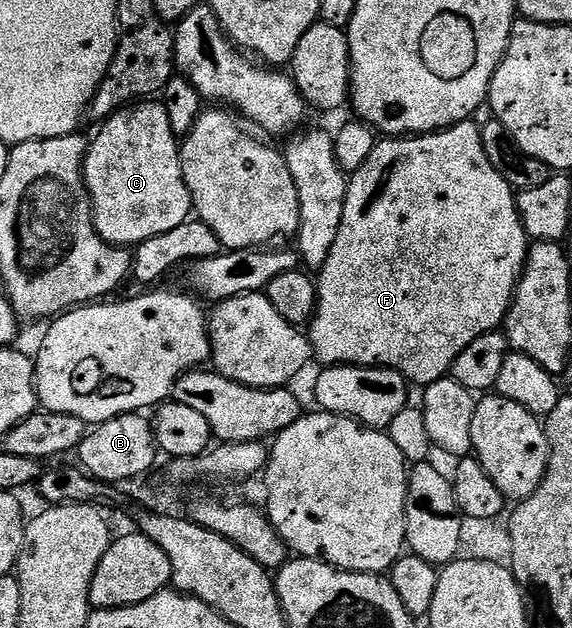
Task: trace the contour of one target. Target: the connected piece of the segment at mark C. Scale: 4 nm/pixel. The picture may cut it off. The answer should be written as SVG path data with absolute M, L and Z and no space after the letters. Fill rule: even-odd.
M139 101L134 105L128 105L115 114L110 115L107 119L102 120L99 132L87 144L87 153L83 157L81 164L81 174L83 177L83 185L87 188L87 198L91 200L91 219L95 222L95 231L106 243L114 243L115 246L124 249L130 248L132 245L138 245L149 241L149 237L157 237L161 233L169 233L169 229L177 229L177 225L188 222L192 218L193 208L191 206L191 194L185 185L185 177L181 169L181 161L179 153L181 143L177 136L173 133L173 125L169 125L169 113L163 108L162 102L159 101Z

